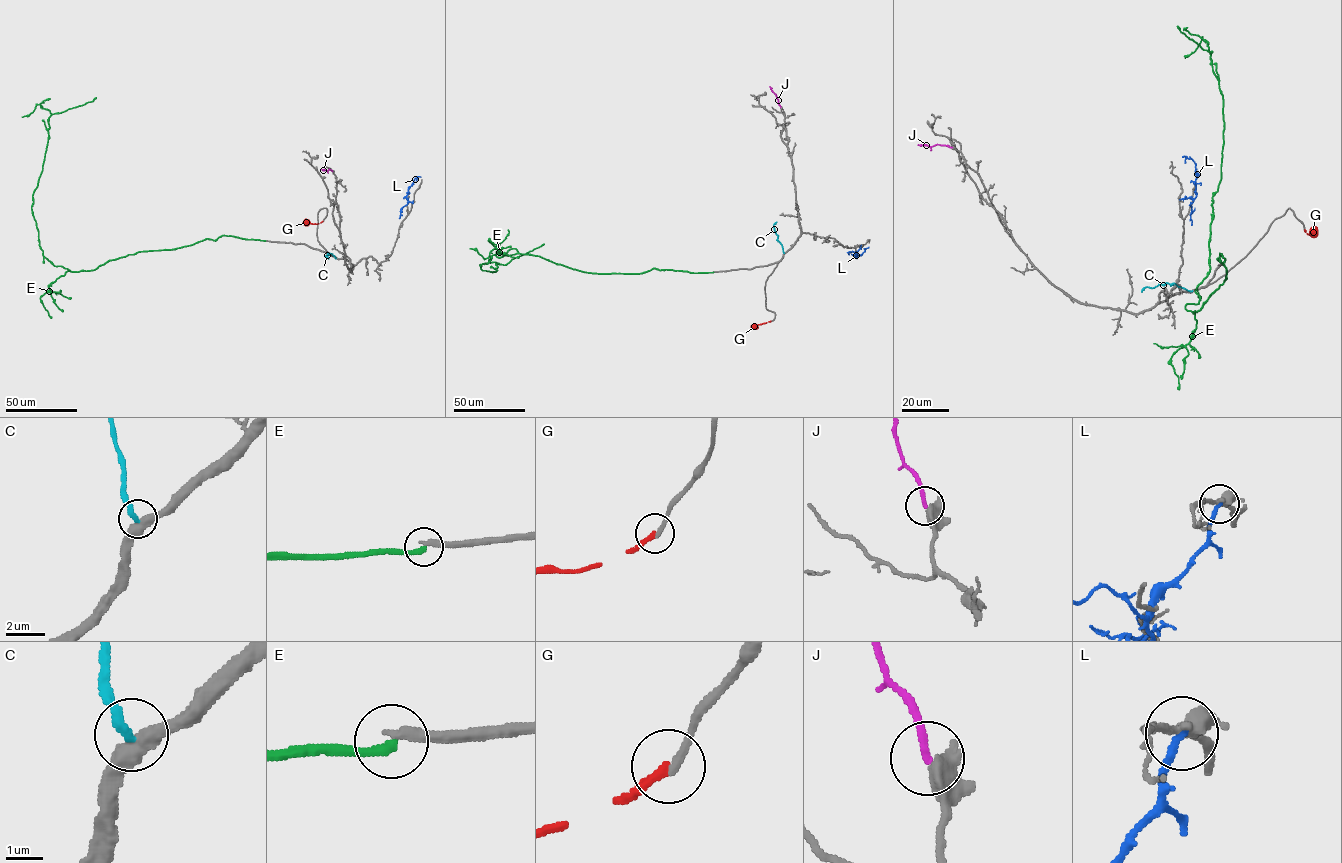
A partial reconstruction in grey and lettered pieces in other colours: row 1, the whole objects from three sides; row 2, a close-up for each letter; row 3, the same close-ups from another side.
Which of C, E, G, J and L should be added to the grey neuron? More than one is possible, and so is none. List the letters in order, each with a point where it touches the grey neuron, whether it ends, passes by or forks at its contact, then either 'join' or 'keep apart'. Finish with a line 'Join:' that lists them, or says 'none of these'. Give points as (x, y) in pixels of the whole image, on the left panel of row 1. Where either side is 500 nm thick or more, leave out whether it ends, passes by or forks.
C: meets grey at (336, 258); it ends there; keep apart
E: meets grey at (265, 240); it ends there; keep apart
G: meets grey at (322, 221); it ends there; join
J: meets grey at (332, 171); join
L: meets grey at (413, 202); it ends there; keep apart
Join: G, J

